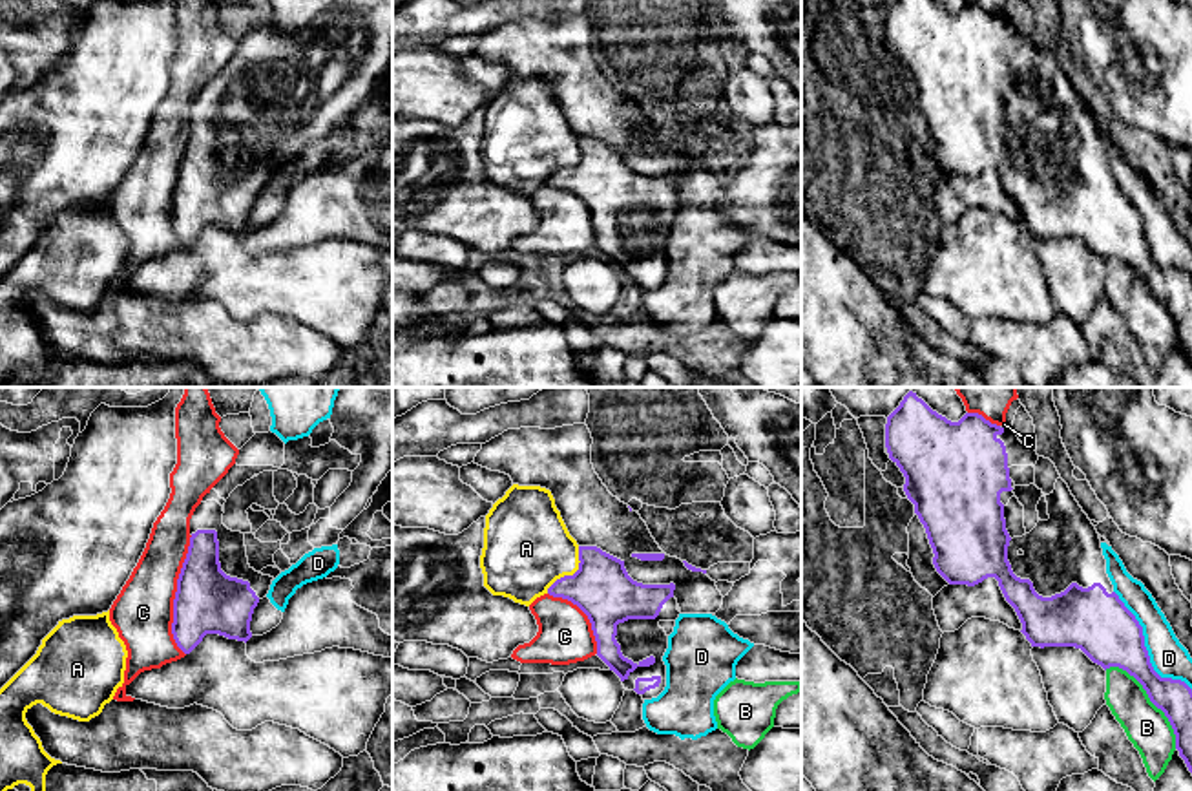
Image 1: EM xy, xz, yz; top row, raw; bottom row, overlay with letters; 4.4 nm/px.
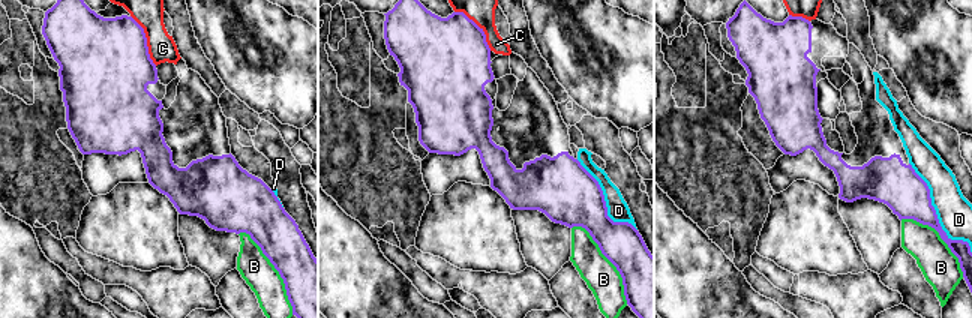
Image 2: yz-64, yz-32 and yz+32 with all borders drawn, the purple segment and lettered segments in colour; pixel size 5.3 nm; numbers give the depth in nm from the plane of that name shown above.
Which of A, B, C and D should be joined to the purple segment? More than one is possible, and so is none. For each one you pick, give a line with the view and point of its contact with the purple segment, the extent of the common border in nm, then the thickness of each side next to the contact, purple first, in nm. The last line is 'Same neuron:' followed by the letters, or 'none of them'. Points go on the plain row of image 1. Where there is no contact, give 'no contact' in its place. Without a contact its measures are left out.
Same neuron: none of them

